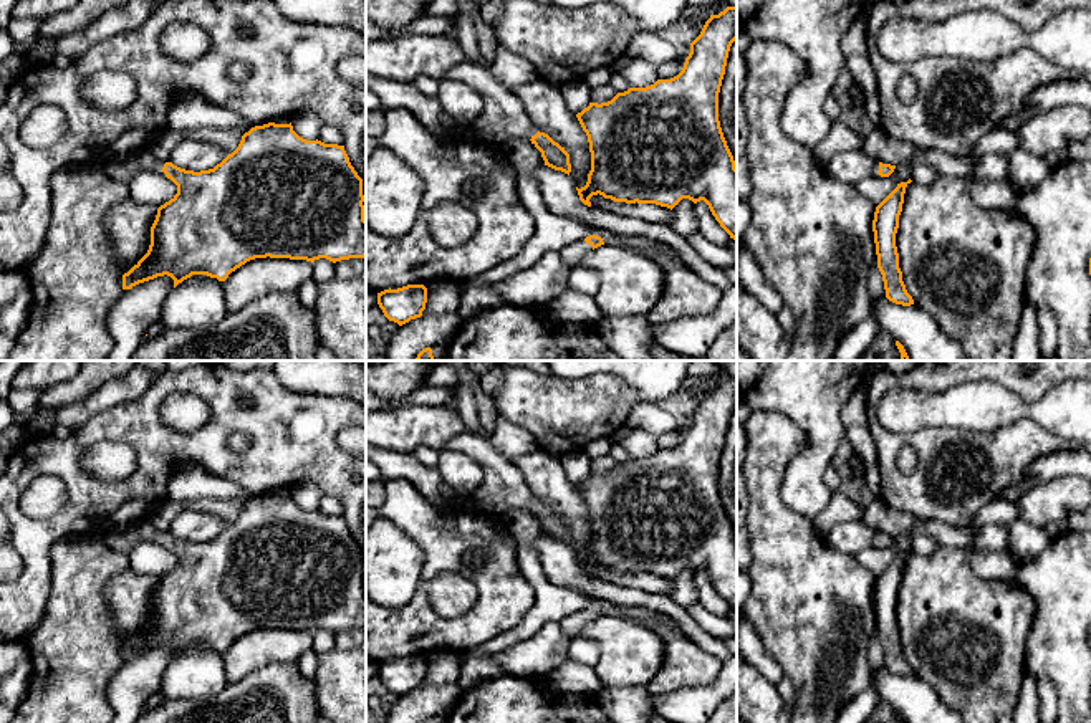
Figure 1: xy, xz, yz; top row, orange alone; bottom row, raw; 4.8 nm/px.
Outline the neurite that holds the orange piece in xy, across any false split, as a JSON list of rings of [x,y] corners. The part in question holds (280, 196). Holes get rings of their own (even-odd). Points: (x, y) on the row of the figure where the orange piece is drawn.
[[[291,122],[252,127],[242,136],[238,147],[209,170],[194,172],[172,162],[162,164],[147,149],[108,162],[103,170],[108,177],[127,185],[141,170],[162,170],[177,185],[177,194],[157,208],[147,253],[123,275],[123,290],[164,275],[174,280],[174,288],[192,275],[207,275],[225,281],[247,261],[267,256],[311,263],[320,258],[336,263],[366,256],[363,179],[351,165],[344,146],[324,144],[318,139],[306,141],[293,131]]]

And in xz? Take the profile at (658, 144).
[[[727,7],[710,15],[700,35],[690,43],[682,71],[670,79],[657,79],[646,88],[629,88],[608,103],[589,103],[576,114],[588,136],[591,170],[584,187],[578,189],[579,200],[591,207],[593,195],[614,202],[656,203],[674,208],[682,199],[694,203],[704,200],[720,227],[737,240],[737,167],[719,121],[719,93],[725,74],[732,43],[737,40],[737,7]]]

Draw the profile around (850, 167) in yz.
[[[853,149],[836,154],[826,172],[838,182],[856,187],[863,179],[876,174],[879,160],[869,157],[863,149]]]

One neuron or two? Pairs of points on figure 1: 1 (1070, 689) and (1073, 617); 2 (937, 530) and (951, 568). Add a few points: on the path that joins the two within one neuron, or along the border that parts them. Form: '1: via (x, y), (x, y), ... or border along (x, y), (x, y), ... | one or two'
1: via (1070, 670), (1071, 636) | one
2: border along (939, 545), (962, 550) | two

